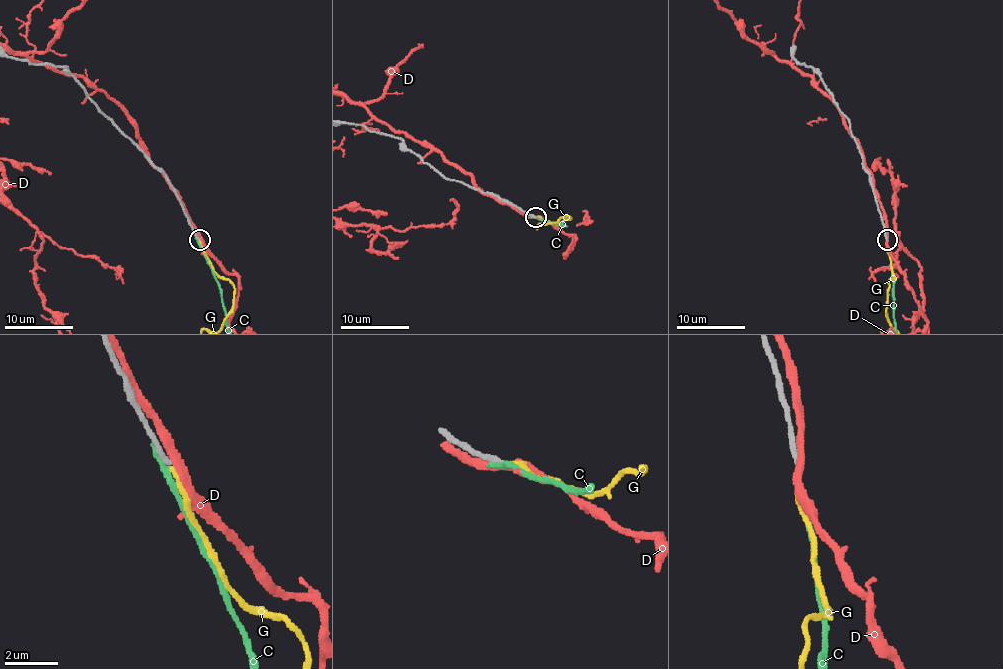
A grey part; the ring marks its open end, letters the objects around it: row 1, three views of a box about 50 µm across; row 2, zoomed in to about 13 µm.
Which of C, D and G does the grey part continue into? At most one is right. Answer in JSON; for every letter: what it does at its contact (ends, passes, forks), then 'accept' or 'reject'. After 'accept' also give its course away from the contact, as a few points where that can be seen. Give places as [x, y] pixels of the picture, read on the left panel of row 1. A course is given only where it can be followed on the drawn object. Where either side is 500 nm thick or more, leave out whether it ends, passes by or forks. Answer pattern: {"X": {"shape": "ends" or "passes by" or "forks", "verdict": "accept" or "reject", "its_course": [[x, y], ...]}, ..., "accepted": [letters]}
{"C": {"shape": "ends", "verdict": "reject"}, "D": {"shape": "passes by", "verdict": "reject"}, "G": {"shape": "ends", "verdict": "accept"}, "accepted": ["G"]}

